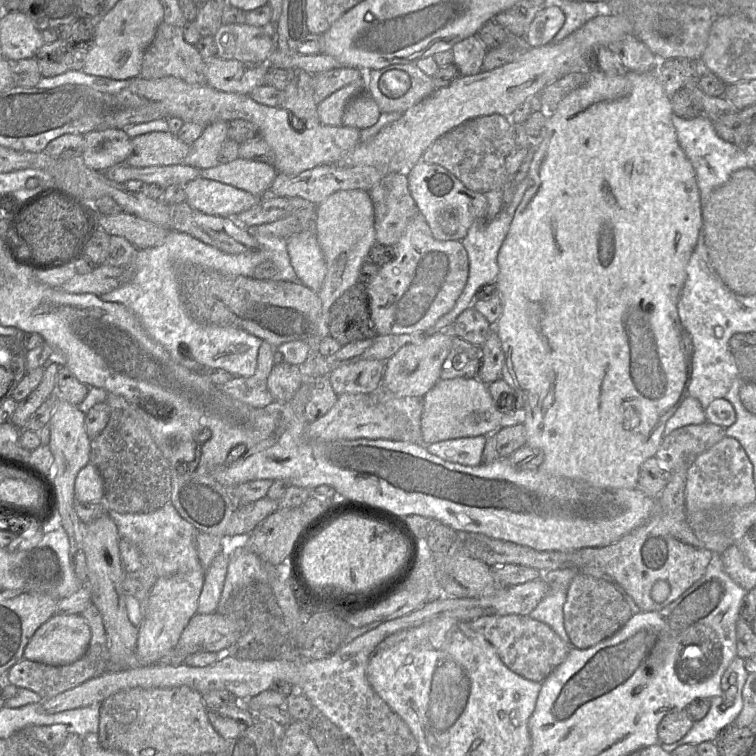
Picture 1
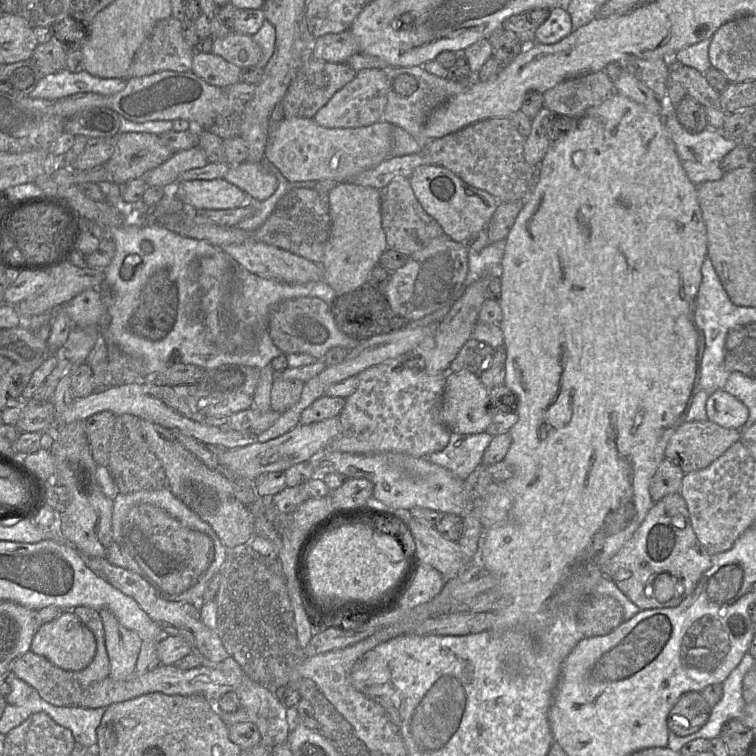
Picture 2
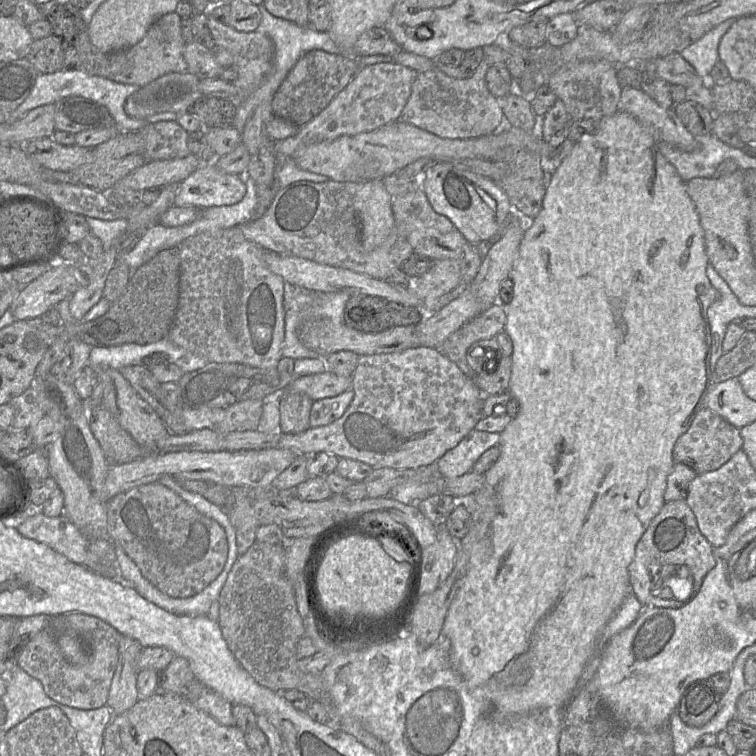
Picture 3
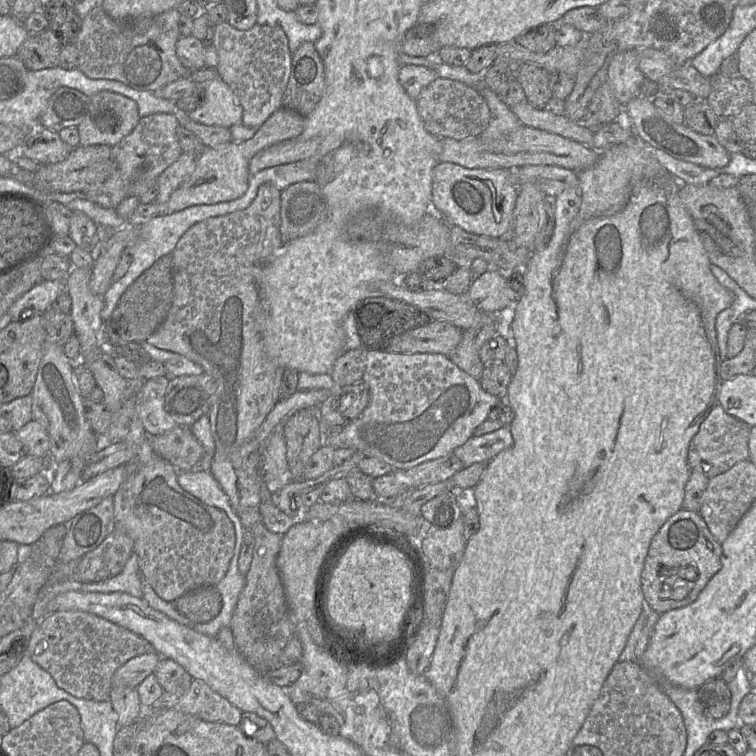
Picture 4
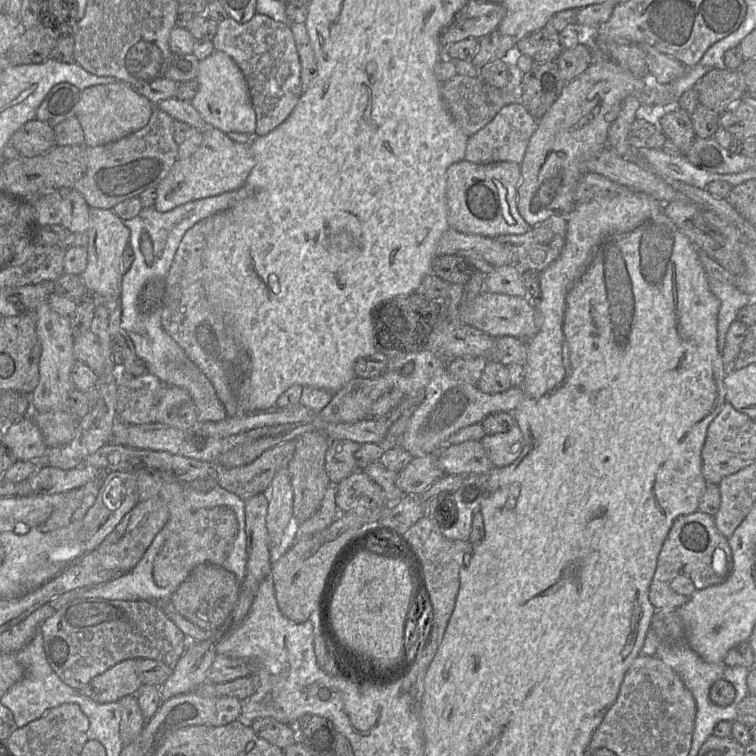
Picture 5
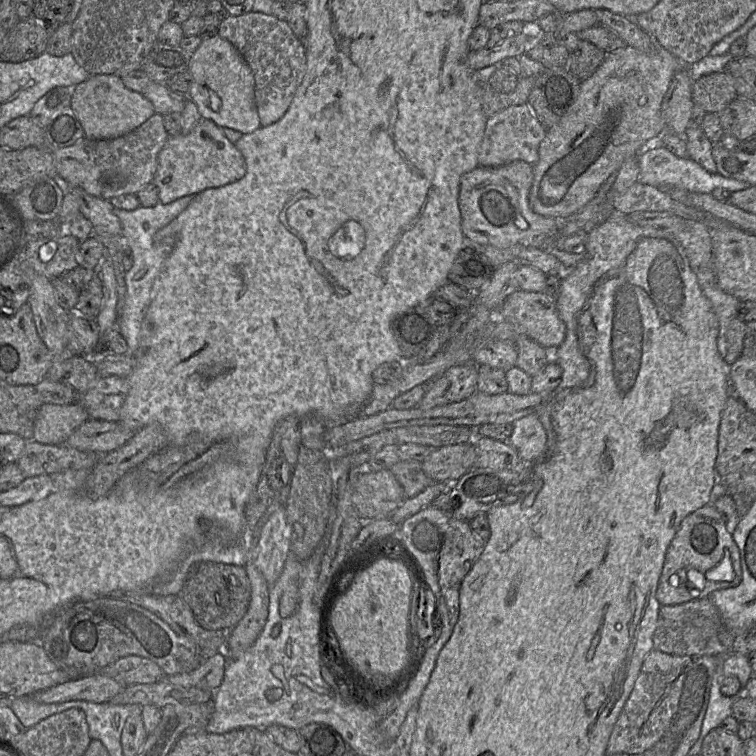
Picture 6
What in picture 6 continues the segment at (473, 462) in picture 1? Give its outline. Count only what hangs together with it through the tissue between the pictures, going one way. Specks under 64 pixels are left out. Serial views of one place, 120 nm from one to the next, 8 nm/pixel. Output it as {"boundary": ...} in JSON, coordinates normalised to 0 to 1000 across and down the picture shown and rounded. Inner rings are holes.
{"boundary":[[[702,548],[681,557],[672,586],[683,594],[690,611],[712,608],[724,593],[724,573],[713,550]]]}

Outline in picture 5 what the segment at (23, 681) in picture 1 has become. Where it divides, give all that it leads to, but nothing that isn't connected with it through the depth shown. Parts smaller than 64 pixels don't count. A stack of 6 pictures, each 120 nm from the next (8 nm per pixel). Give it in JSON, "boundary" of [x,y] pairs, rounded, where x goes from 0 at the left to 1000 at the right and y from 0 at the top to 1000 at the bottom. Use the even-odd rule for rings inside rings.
{"boundary":[[[102,792],[61,819],[52,835],[63,878],[83,903],[99,913],[169,872],[202,872],[230,885],[251,852],[213,802],[198,795]]]}

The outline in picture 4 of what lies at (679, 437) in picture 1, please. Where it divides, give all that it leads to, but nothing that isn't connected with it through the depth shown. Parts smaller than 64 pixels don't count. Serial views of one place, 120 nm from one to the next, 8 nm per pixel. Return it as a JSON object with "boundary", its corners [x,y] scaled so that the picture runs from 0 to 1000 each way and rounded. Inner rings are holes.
{"boundary":[[[952,536],[946,537],[929,558],[910,594],[910,615],[940,634],[966,622],[974,614],[991,608],[989,583],[993,565],[963,549]]]}

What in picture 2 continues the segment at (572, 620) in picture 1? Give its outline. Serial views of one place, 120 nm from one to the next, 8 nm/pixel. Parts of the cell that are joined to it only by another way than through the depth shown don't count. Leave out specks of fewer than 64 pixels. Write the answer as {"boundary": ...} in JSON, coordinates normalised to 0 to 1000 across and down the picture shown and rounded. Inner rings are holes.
{"boundary":[[[778,786],[763,803],[761,821],[772,844],[799,841],[825,823],[825,808],[808,788]]]}

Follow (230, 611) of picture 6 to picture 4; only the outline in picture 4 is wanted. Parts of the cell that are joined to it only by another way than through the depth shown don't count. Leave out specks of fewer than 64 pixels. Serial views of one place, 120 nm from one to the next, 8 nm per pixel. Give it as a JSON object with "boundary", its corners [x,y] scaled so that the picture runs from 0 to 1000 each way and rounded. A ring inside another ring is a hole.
{"boundary":[[[284,774],[267,775],[229,795],[233,806],[258,825],[282,820],[294,806],[294,790]]]}

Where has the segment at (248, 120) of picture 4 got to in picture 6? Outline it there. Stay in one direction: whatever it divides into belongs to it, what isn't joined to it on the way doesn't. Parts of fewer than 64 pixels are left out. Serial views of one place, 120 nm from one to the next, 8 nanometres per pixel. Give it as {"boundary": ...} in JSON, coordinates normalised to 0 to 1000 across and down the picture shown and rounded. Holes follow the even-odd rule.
{"boundary":[[[345,16],[300,21],[288,45],[303,54],[331,87],[337,104],[337,135],[347,168],[370,159],[381,146],[405,94],[403,61],[378,28]]]}

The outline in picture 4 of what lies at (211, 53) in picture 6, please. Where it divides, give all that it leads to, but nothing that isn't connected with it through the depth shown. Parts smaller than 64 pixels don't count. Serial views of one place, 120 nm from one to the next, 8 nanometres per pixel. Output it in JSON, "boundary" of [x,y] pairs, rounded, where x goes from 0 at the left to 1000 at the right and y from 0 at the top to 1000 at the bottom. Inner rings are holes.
{"boundary":[[[292,102],[271,108],[269,116],[271,120],[270,138],[249,149],[255,160],[298,169],[320,163],[321,143]]]}

